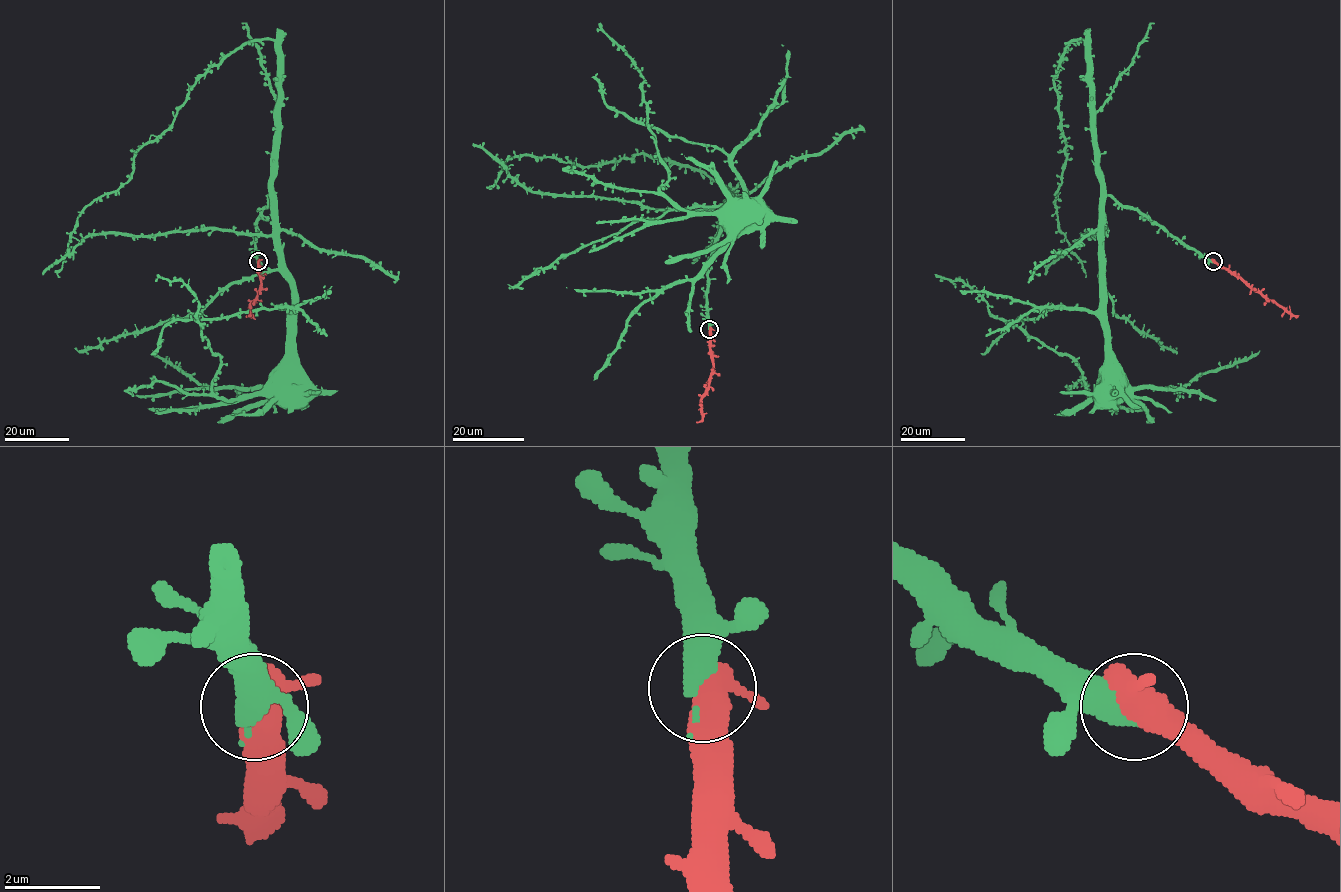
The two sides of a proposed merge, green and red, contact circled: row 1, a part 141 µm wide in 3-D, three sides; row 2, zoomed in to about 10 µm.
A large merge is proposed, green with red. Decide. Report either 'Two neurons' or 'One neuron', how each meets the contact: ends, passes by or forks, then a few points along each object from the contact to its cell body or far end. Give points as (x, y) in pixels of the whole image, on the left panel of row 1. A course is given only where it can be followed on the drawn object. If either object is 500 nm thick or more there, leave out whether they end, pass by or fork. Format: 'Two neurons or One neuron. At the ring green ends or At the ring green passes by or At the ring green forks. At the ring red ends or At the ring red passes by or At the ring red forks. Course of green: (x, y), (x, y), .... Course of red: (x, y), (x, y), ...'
One neuron. Course of green: (257, 261), (255, 222), (268, 205), (270, 195), (278, 270), (291, 290), (295, 394). Course of red: (258, 261), (260, 288), (251, 303), (251, 315), (246, 317)

